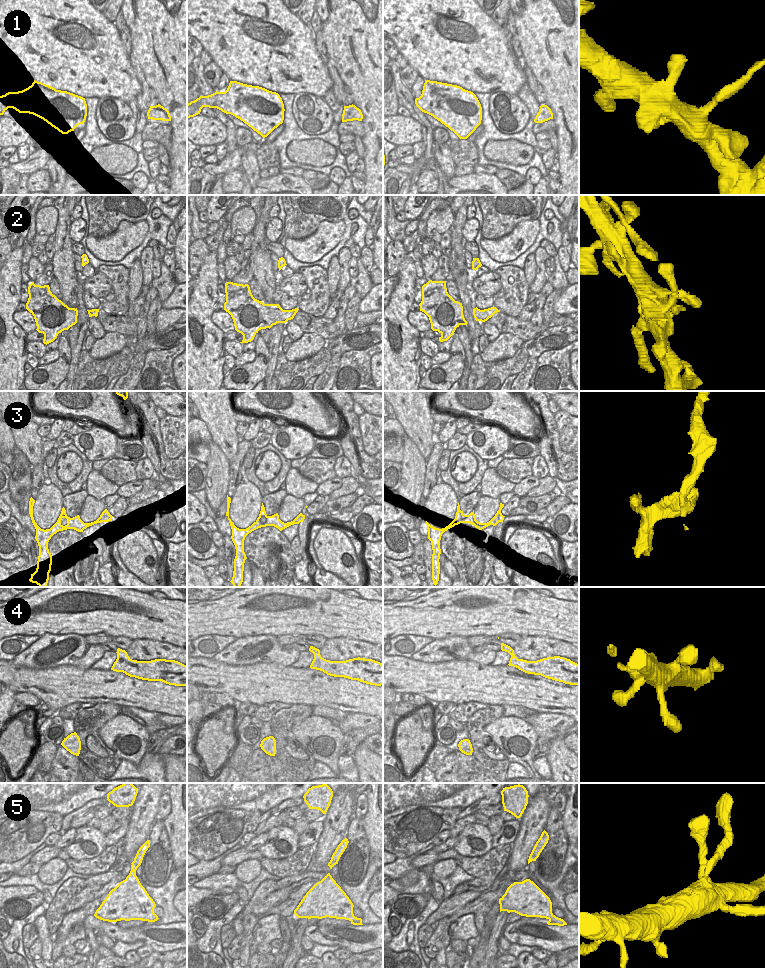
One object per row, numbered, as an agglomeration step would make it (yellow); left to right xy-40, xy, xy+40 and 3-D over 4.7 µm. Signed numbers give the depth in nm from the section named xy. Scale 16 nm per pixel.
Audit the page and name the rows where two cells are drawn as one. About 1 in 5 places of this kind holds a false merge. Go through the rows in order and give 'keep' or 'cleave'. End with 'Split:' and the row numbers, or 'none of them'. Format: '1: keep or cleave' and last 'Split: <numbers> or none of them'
1: cleave
2: keep
3: cleave
4: keep
5: keep
Split: 1, 3

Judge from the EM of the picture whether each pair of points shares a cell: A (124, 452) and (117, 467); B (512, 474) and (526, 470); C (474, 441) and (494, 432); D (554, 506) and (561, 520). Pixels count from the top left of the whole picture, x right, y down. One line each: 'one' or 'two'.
A: two
B: one
C: one
D: two

